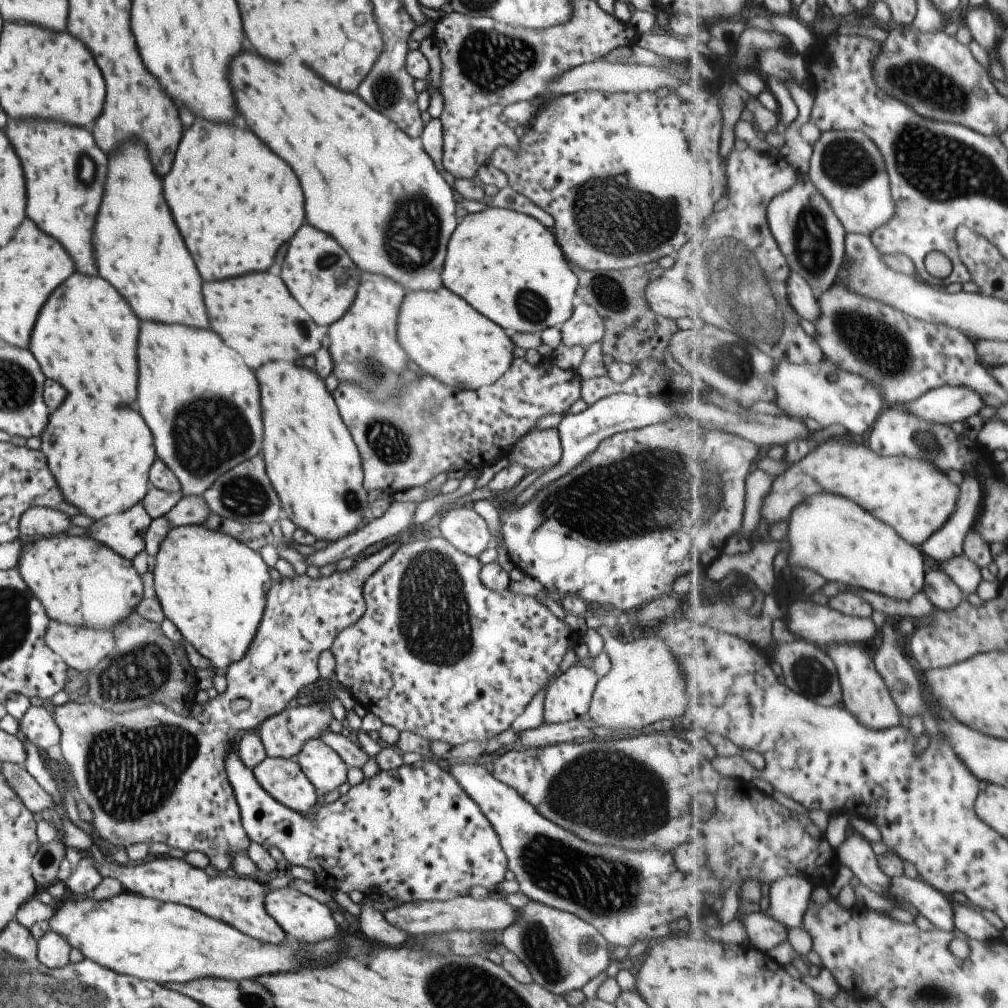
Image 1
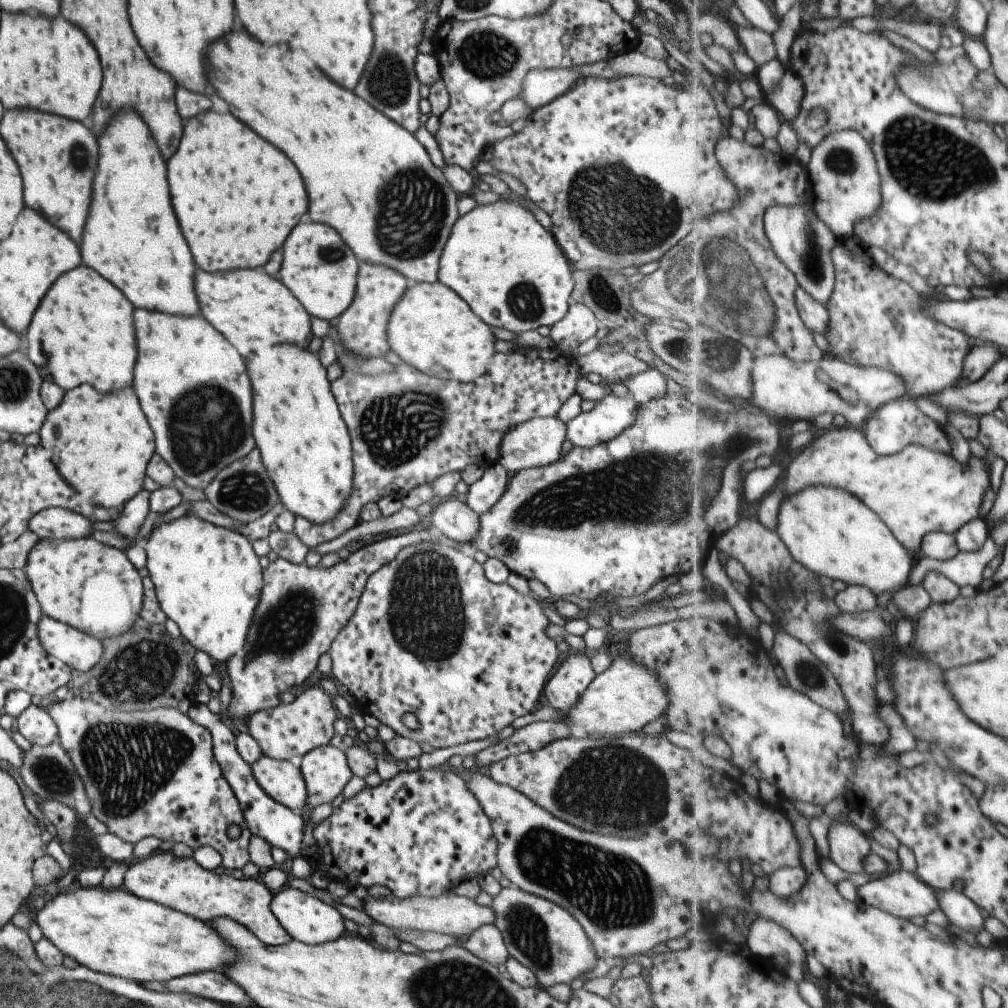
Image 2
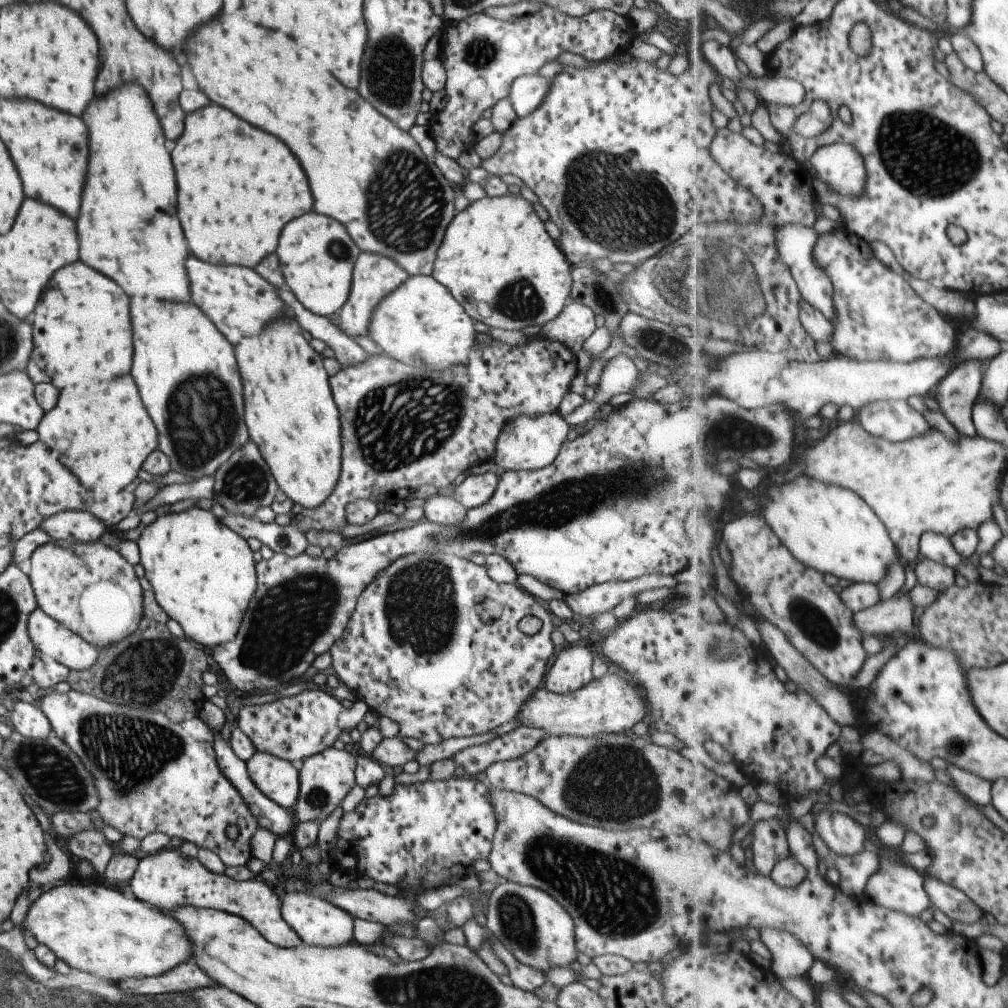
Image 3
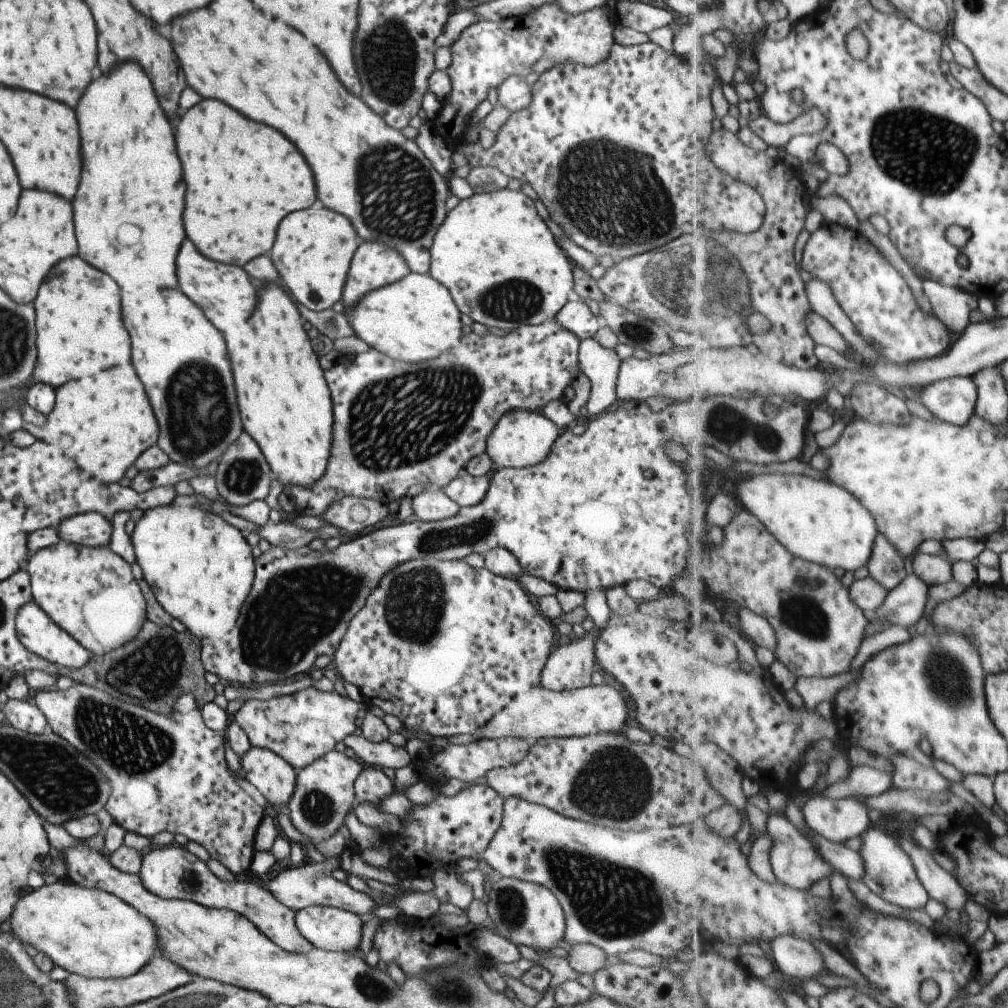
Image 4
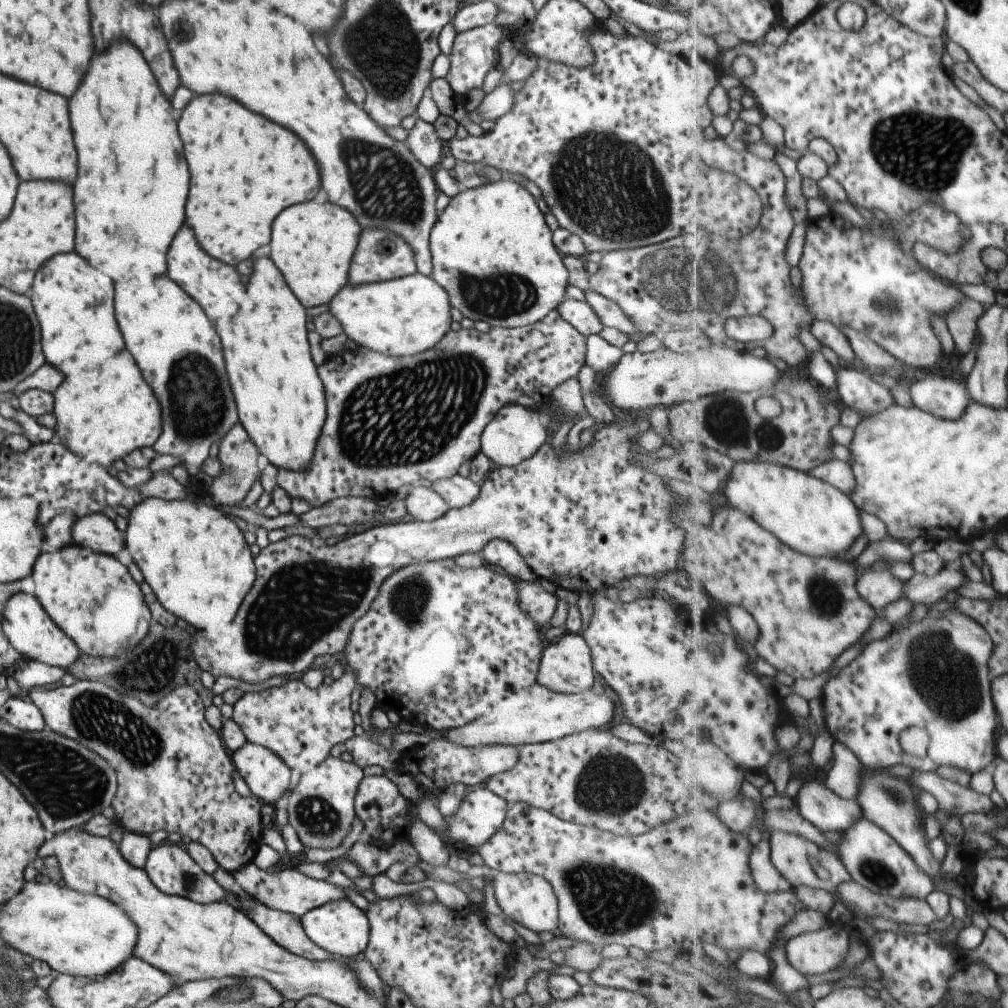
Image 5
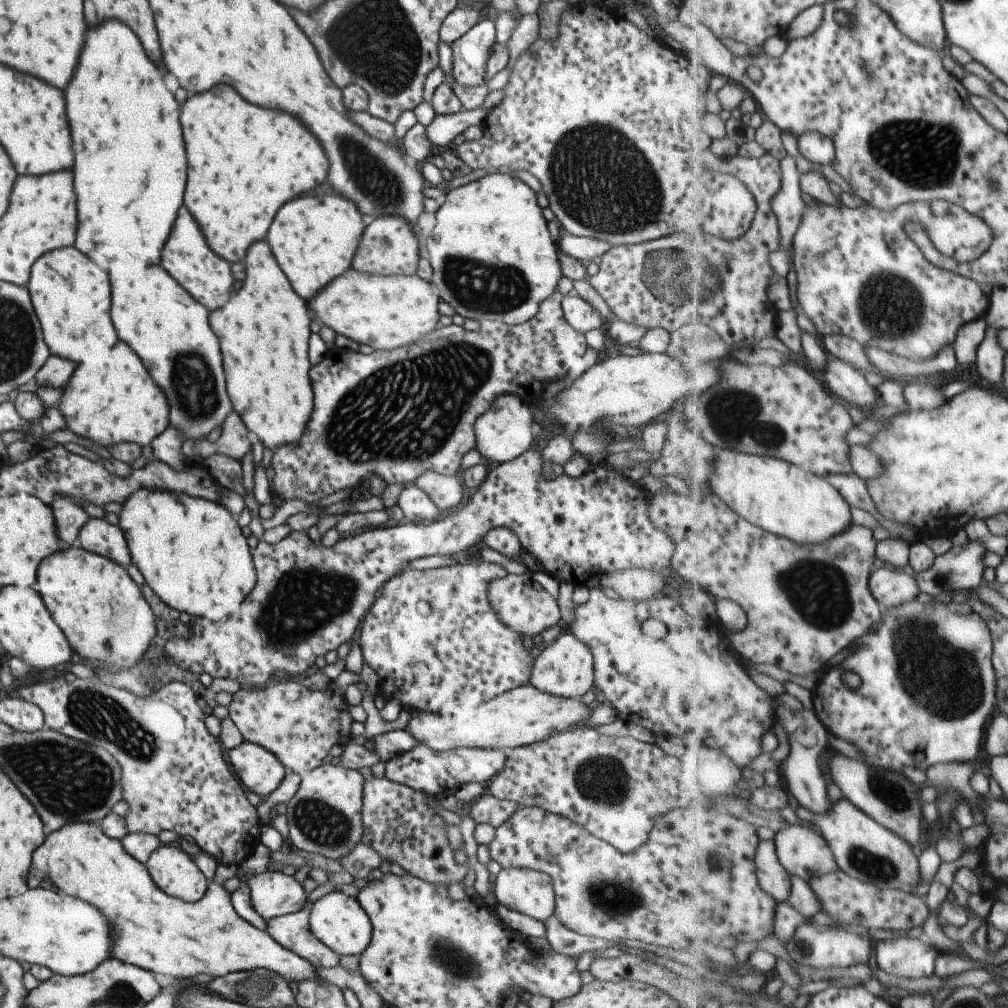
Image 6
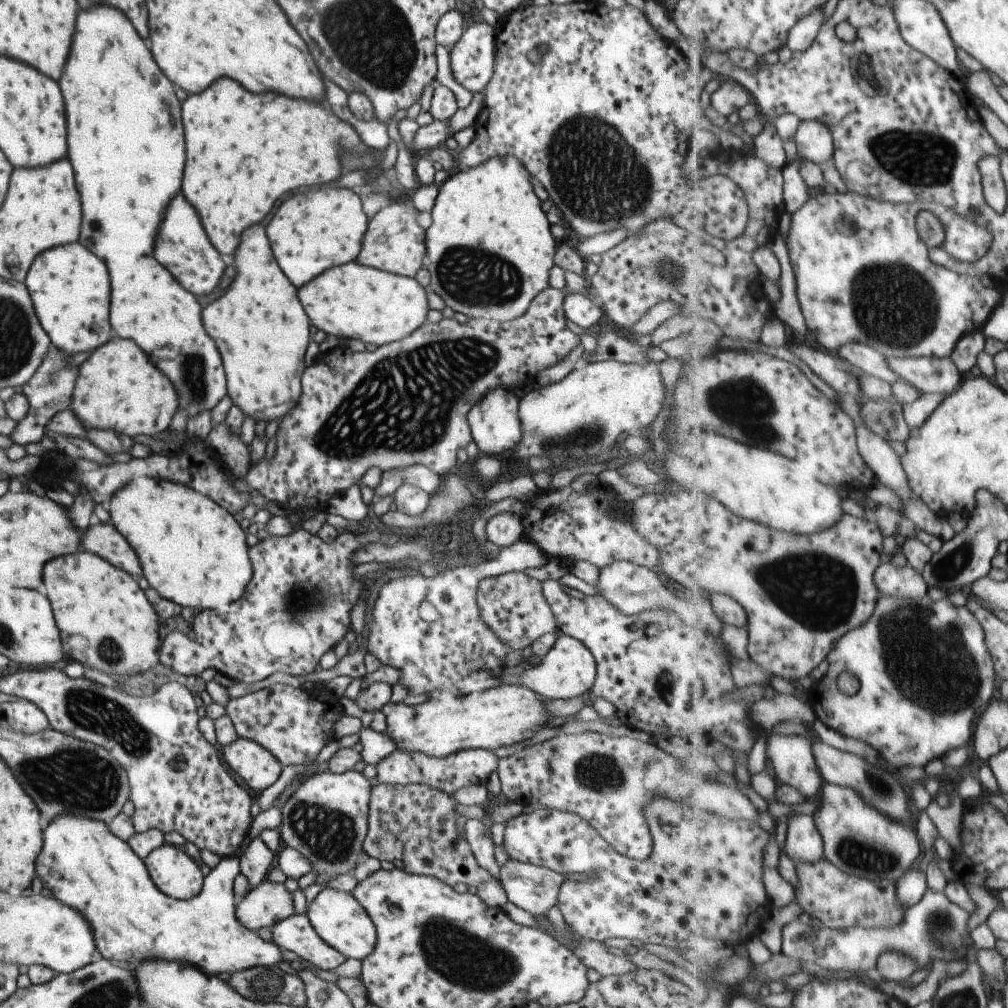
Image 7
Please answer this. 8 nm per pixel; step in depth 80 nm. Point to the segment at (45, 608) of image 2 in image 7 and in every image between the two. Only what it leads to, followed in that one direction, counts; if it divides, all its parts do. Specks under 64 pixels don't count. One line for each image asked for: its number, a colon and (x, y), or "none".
3: (88, 587)
4: (89, 592)
5: (89, 596)
6: (101, 613)
7: (104, 621)

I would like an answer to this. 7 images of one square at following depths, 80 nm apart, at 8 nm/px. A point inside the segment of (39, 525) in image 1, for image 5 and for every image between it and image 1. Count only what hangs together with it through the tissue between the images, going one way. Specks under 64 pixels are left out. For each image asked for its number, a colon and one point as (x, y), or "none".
2: (53, 523)
3: (71, 526)
4: (91, 530)
5: (96, 532)

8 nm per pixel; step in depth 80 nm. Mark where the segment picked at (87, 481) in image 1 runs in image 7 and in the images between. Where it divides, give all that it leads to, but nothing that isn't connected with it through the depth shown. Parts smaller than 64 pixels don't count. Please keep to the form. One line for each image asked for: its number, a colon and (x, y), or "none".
2: (100, 443)
3: (100, 431)
4: (109, 418)
5: (106, 410)
6: (111, 399)
7: (116, 388)

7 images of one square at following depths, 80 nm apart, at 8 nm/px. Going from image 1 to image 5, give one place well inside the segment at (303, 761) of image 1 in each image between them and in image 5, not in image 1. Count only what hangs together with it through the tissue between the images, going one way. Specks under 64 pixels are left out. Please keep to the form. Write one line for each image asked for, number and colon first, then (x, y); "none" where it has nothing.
2: (324, 769)
3: (324, 779)
4: (324, 790)
5: (320, 809)

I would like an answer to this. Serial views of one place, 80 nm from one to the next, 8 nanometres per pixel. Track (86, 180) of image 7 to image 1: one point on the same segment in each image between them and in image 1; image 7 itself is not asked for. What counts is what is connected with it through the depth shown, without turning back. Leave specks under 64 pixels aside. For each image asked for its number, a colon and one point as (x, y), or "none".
1: (138, 250)
2: (130, 236)
3: (127, 228)
4: (129, 165)
5: (131, 183)
6: (116, 102)

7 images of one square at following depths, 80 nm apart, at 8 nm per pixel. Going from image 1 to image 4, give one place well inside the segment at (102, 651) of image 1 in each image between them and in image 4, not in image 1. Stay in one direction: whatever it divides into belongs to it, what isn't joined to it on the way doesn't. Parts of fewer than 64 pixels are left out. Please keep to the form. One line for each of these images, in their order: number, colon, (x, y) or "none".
2: (77, 650)
3: (53, 640)
4: (36, 632)

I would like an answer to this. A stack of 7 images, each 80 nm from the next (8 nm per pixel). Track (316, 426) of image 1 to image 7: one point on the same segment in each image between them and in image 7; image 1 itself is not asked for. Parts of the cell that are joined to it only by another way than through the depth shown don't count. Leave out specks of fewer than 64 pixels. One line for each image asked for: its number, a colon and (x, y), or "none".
2: (296, 426)
3: (287, 407)
4: (284, 404)
5: (279, 400)
6: (263, 330)
7: (259, 327)

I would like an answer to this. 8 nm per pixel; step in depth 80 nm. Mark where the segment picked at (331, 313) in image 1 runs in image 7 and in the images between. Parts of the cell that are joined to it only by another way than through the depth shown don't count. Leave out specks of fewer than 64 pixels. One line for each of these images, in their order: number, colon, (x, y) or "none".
2: (317, 268)
3: (316, 256)
4: (312, 250)
5: (311, 244)
6: (313, 239)
7: (324, 229)

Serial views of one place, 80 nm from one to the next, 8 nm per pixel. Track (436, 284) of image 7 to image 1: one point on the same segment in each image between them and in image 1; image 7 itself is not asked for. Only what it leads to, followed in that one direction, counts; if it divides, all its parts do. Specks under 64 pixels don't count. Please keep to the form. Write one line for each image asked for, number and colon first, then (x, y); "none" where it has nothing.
1: (507, 266)
2: (512, 274)
3: (495, 258)
4: (492, 252)
5: (490, 250)
6: (492, 259)

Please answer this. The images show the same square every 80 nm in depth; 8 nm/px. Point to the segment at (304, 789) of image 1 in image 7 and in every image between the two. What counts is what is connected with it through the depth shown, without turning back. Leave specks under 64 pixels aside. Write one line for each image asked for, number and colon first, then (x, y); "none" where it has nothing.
2: (282, 781)
3: (276, 779)
4: (274, 779)
5: (265, 774)
6: (259, 771)
7: (252, 763)

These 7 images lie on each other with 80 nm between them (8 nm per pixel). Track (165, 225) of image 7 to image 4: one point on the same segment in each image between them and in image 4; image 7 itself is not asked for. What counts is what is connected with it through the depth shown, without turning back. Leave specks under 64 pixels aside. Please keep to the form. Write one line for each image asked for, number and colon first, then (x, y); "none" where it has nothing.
4: (224, 293)
5: (215, 287)
6: (207, 278)

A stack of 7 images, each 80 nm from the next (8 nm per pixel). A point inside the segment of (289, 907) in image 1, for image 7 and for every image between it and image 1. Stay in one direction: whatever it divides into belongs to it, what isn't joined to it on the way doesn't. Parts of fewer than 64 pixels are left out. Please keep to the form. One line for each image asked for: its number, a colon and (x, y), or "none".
2: (306, 919)
3: (316, 922)
4: (326, 928)
5: (338, 927)
6: (336, 920)
7: (338, 919)

